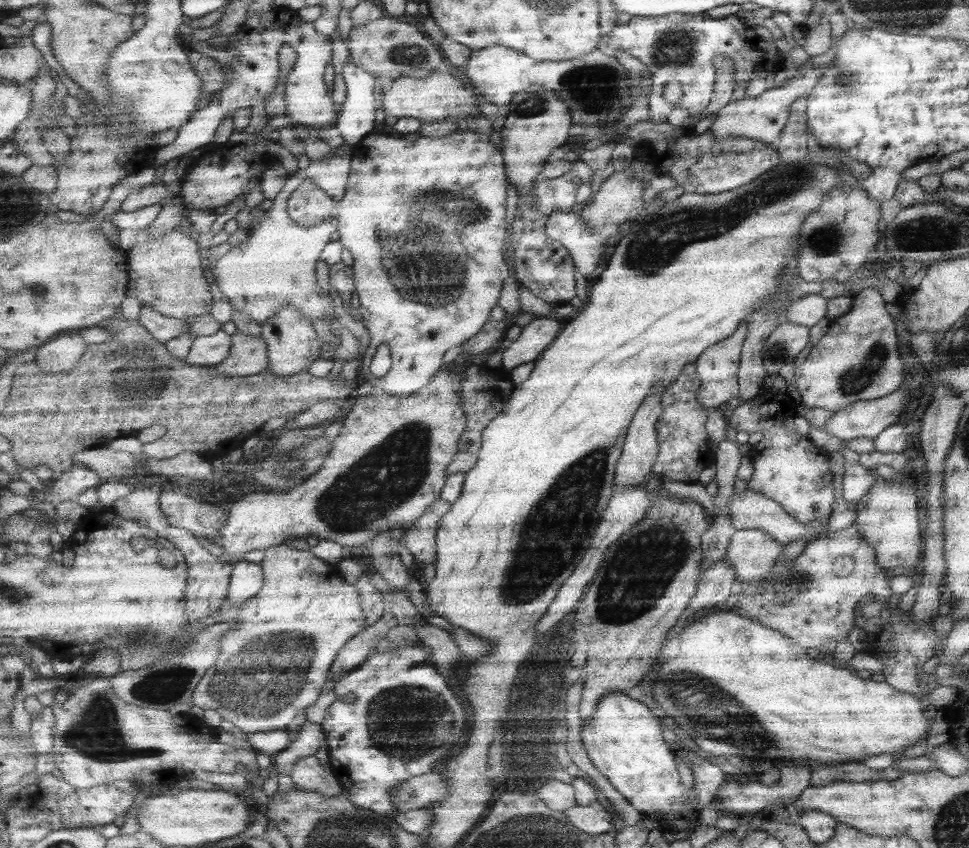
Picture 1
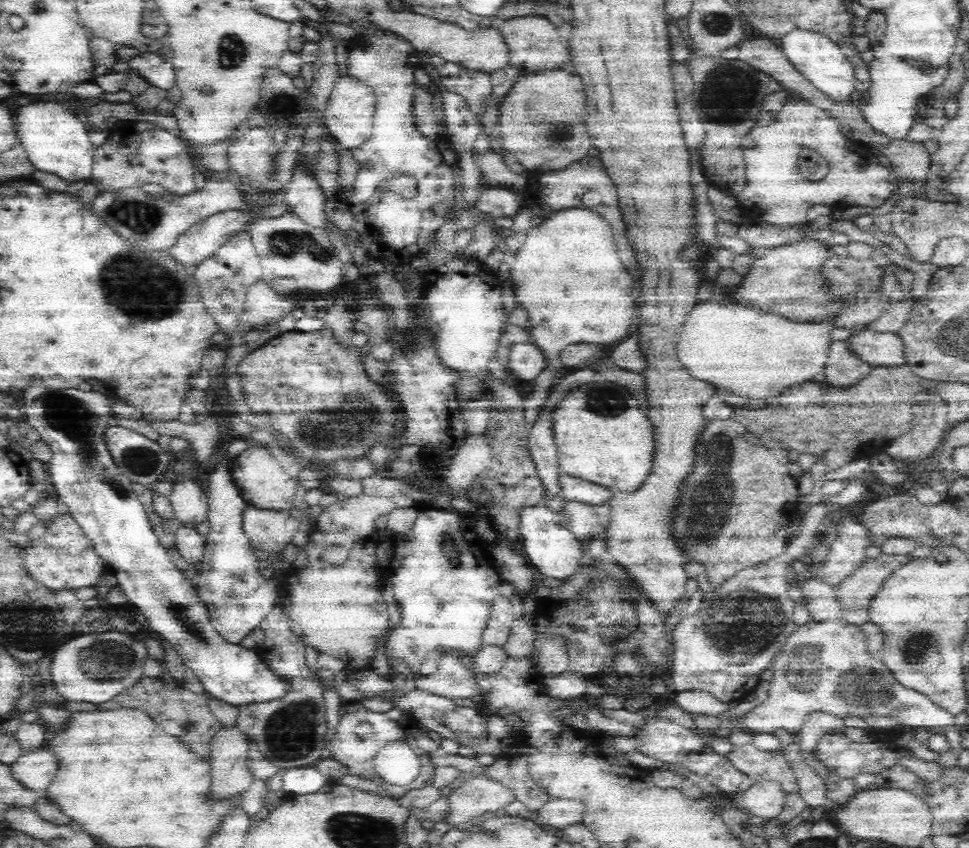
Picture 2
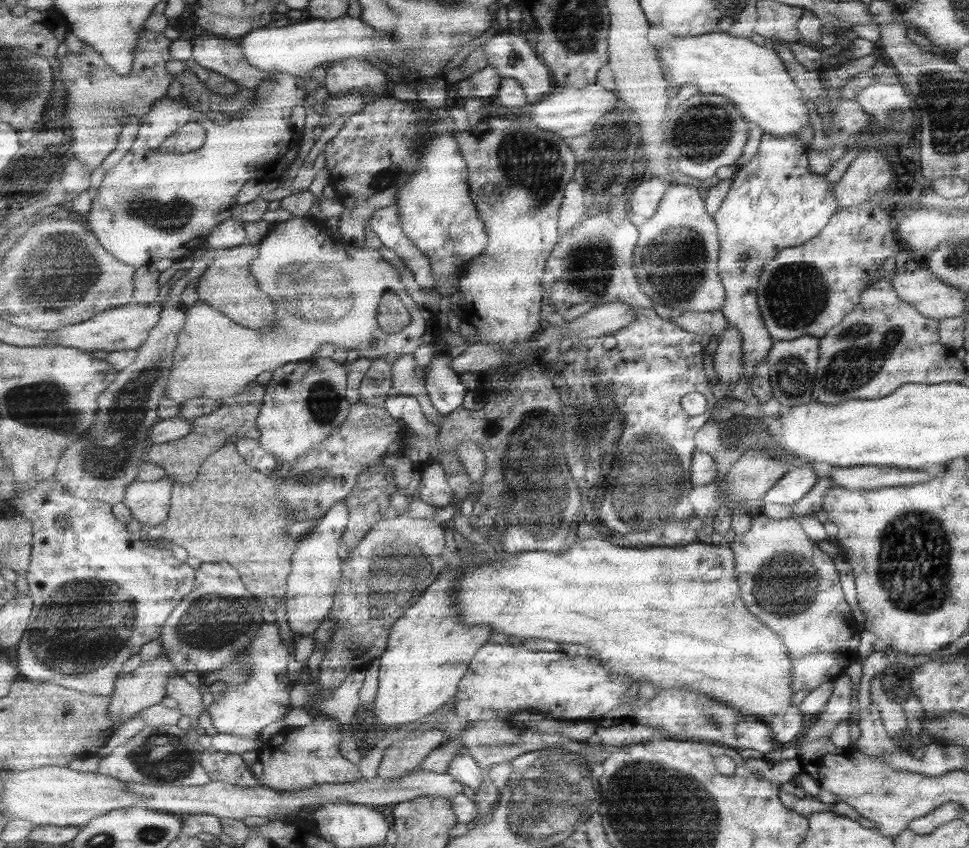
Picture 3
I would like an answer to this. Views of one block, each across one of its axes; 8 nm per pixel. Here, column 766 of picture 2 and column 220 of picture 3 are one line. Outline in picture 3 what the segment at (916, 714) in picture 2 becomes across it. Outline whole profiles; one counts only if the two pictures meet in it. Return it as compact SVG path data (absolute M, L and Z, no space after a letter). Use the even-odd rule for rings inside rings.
M273 620L263 624L257 636L247 646L245 654L237 660L237 662L249 664L247 668L251 676L247 678L247 682L227 686L227 690L223 692L223 698L209 706L209 716L219 734L235 734L235 736L255 740L261 736L261 730L265 726L273 726L275 722L283 720L293 710L289 702L289 692L295 686L295 682L291 682L287 676L287 664L289 664L291 650L285 646L281 638L281 630L277 626L275 628L271 626L275 626Z

